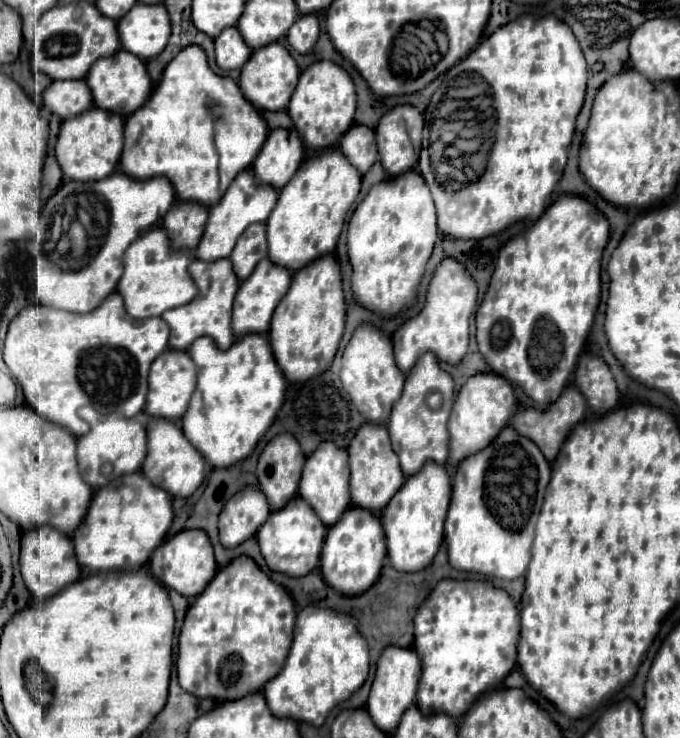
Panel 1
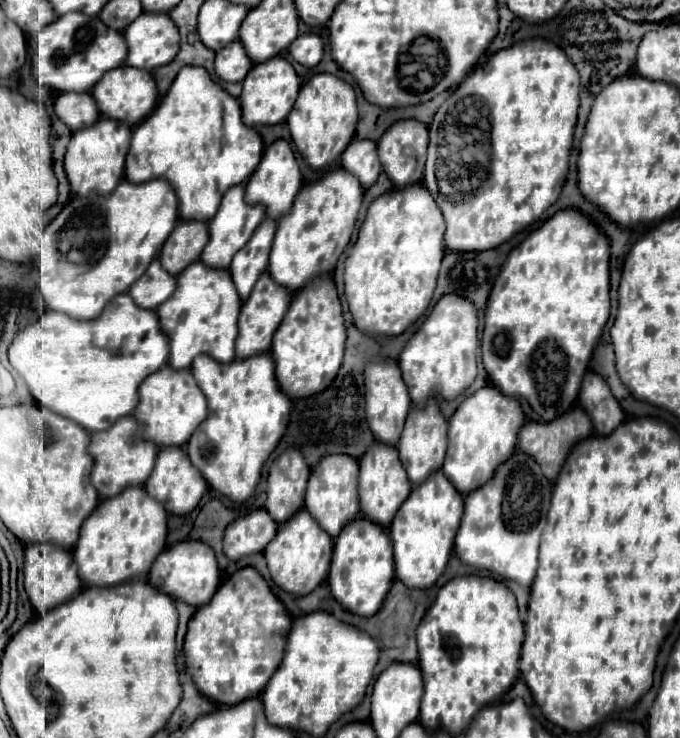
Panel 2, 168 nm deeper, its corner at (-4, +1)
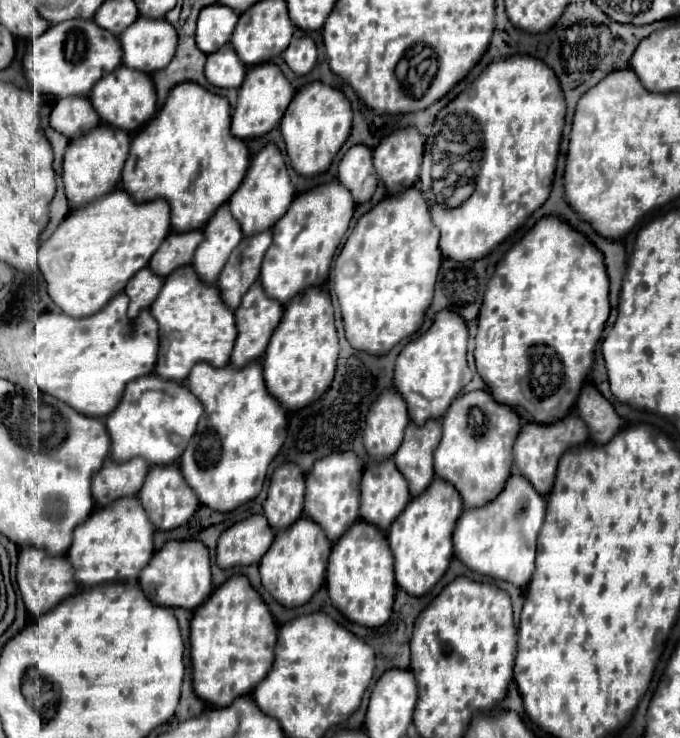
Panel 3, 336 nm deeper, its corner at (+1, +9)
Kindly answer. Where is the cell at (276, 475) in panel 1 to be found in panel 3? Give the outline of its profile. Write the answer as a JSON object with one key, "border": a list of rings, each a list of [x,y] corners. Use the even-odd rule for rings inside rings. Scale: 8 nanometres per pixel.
{"border":[[[294,462],[278,466],[270,478],[264,516],[274,530],[284,530],[300,518],[304,506],[304,472]]]}

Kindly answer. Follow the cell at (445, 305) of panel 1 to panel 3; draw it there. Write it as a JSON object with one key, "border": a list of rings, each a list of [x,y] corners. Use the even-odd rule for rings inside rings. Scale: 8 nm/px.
{"border":[[[442,310],[434,316],[432,326],[416,340],[408,342],[396,358],[394,388],[408,404],[408,416],[412,422],[422,426],[430,418],[440,418],[458,392],[472,380],[472,372],[466,362],[468,348],[468,326],[460,314]]]}

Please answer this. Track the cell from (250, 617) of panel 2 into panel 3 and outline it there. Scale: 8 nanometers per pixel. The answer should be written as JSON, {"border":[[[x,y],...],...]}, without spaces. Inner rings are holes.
{"border":[[[242,574],[218,586],[204,606],[198,606],[190,624],[192,684],[198,698],[216,708],[230,706],[238,696],[250,694],[272,668],[278,624],[268,604]]]}

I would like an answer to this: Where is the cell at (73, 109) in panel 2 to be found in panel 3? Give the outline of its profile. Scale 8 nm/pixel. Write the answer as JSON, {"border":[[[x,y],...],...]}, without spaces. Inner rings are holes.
{"border":[[[84,96],[58,98],[50,114],[52,128],[62,132],[70,140],[78,138],[80,134],[86,134],[98,122],[100,122],[100,116],[92,108],[90,100]]]}

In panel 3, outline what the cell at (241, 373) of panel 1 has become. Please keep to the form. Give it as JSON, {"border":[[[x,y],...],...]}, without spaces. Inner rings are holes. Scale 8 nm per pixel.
{"border":[[[198,362],[192,368],[186,382],[188,382],[188,388],[196,394],[196,398],[204,402],[206,410],[180,458],[182,474],[186,482],[192,486],[192,490],[196,490],[196,496],[204,506],[210,506],[212,510],[218,510],[218,512],[230,512],[240,504],[254,500],[260,494],[268,464],[278,454],[286,438],[286,422],[288,422],[286,410],[276,398],[272,398],[272,394],[268,394],[264,386],[260,362],[248,362],[242,368],[236,368],[232,364],[216,368],[208,362]]]}

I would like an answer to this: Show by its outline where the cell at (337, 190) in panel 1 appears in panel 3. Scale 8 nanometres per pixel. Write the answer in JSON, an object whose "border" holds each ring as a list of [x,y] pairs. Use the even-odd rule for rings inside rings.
{"border":[[[326,182],[310,192],[294,198],[288,212],[272,226],[272,244],[262,260],[260,282],[270,298],[288,304],[300,290],[308,286],[322,286],[328,278],[332,258],[340,246],[354,214],[354,200],[350,190],[338,182]]]}

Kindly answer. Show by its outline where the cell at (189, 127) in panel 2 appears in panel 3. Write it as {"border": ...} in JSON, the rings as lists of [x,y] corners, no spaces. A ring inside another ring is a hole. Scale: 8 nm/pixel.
{"border":[[[196,82],[174,86],[164,106],[134,136],[122,172],[122,188],[138,202],[164,198],[172,210],[172,230],[202,228],[236,192],[248,170],[248,148],[230,132],[230,104]]]}

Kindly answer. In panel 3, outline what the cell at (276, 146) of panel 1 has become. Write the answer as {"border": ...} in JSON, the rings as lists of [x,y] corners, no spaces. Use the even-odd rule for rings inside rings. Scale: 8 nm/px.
{"border":[[[270,142],[252,158],[246,178],[242,180],[240,188],[232,194],[228,204],[232,216],[240,222],[244,236],[248,236],[248,234],[256,234],[256,230],[272,228],[284,216],[284,210],[288,210],[292,198],[294,198],[294,188],[290,184],[286,162],[282,158],[280,148]]]}

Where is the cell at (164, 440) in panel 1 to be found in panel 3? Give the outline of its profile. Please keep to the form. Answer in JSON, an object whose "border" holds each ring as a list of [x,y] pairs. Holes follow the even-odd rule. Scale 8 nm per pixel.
{"border":[[[176,464],[152,466],[146,480],[144,480],[144,486],[138,492],[138,498],[144,506],[144,510],[148,510],[148,516],[152,518],[154,526],[160,528],[160,530],[172,530],[172,528],[178,528],[178,526],[186,524],[200,504],[194,490],[184,480],[182,470]]]}

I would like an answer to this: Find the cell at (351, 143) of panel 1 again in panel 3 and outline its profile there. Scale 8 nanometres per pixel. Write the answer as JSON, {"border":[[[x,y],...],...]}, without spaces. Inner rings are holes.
{"border":[[[354,144],[338,164],[338,180],[352,190],[358,204],[370,200],[378,182],[372,166],[372,150],[364,144]]]}

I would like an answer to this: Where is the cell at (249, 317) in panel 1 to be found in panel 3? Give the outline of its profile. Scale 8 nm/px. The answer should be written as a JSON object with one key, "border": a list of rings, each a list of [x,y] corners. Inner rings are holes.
{"border":[[[256,280],[248,294],[242,298],[242,304],[236,308],[236,328],[238,328],[238,338],[232,350],[230,362],[234,366],[244,366],[252,360],[260,360],[264,354],[264,346],[268,344],[268,338],[272,336],[272,330],[276,328],[276,322],[280,322],[280,314],[284,312],[282,304],[276,302],[274,298],[268,298],[260,280]]]}

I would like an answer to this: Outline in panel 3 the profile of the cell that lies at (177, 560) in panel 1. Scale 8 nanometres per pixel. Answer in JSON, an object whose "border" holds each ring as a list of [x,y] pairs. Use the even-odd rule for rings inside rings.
{"border":[[[170,540],[166,542],[148,562],[148,566],[140,574],[140,586],[152,602],[160,602],[160,606],[180,606],[194,610],[198,608],[208,594],[212,592],[210,578],[210,556],[206,544],[198,540]]]}

